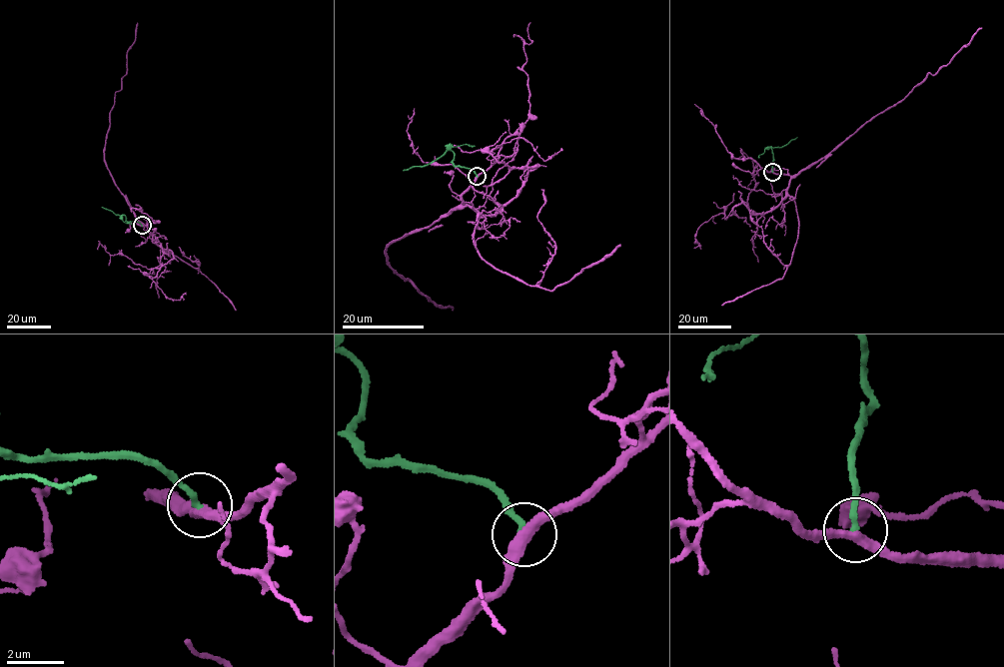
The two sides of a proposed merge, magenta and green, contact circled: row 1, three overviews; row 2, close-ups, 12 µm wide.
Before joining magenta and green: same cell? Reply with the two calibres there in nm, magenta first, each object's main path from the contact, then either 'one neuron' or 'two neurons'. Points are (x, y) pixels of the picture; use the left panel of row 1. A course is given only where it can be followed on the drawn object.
calibres 320 and 220 nm; course magenta (142, 226), (111, 176), (104, 153), (111, 110), (126, 74), (128, 49), (134, 42), (137, 23); course green (142, 226), (101, 207); one neuron

